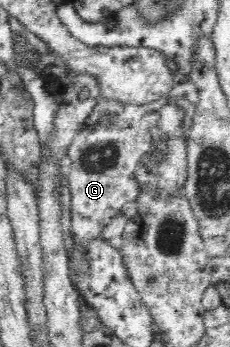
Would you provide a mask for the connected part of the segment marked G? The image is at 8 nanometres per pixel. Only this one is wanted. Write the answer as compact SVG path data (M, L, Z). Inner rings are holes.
M162 97L149 105L125 105L119 101L99 99L91 115L84 122L68 150L71 161L69 173L70 229L77 249L69 255L68 268L80 273L89 271L83 247L92 240L102 238L105 227L119 215L126 203L132 202L140 194L140 186L134 175L140 167L143 155L152 151L151 128L158 128L160 110L166 105L177 105L187 114L183 121L183 132L189 133L193 126L196 106L179 99L169 101Z

